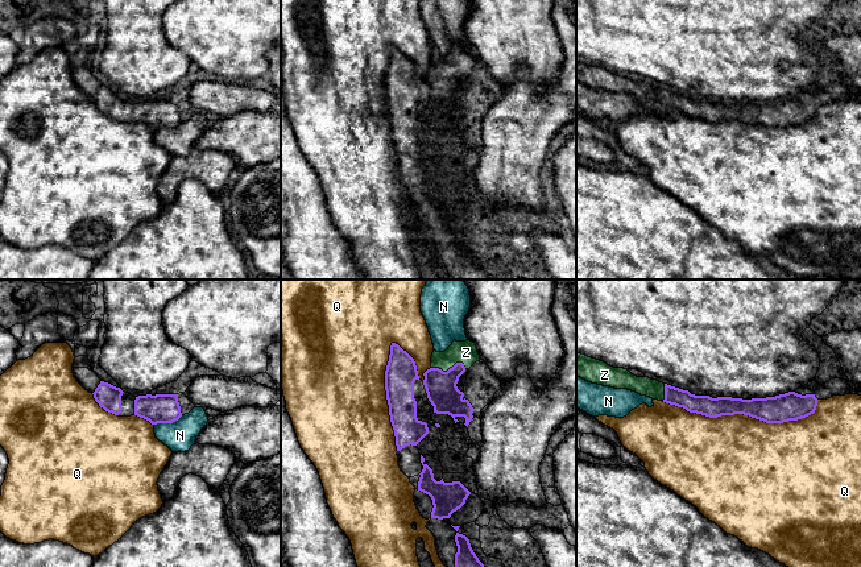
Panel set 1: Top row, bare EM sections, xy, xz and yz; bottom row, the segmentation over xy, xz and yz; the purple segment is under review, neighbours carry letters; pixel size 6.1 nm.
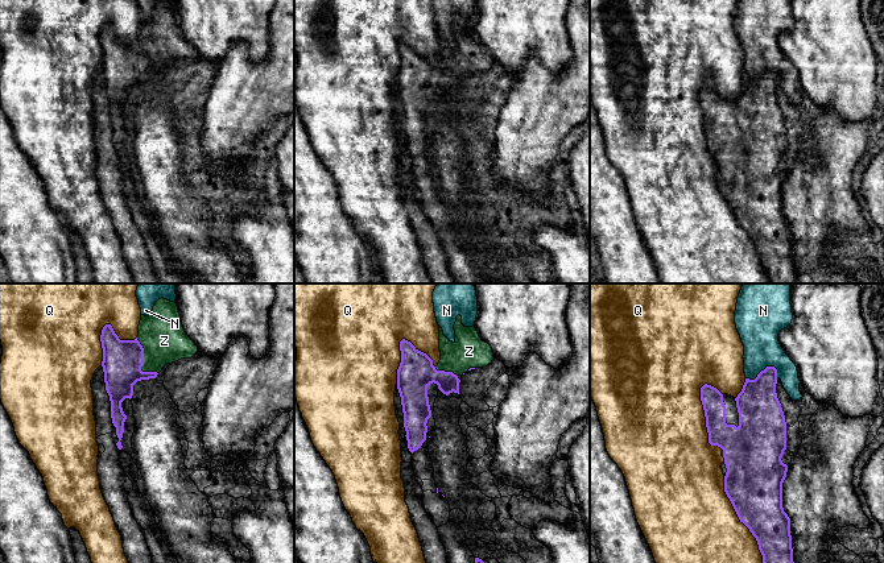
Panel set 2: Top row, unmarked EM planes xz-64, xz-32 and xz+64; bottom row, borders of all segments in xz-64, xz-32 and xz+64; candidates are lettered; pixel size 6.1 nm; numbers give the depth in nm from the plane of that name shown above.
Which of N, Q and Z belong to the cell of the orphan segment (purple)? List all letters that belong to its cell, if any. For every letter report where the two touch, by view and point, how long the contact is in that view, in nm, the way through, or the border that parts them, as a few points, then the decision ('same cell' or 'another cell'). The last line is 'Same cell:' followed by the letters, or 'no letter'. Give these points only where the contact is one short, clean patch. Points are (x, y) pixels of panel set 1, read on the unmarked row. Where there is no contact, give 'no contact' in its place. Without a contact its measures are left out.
N: xy (168, 127) | 190 nm | another cell
Q: yz (741, 118) | 950 nm | another cell
Z: xz (450, 73) | 220 nm | same cell
Same cell: Z

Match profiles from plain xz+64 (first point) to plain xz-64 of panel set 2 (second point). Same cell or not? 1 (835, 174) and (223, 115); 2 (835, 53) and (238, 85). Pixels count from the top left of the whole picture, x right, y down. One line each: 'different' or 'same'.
1: same
2: different

